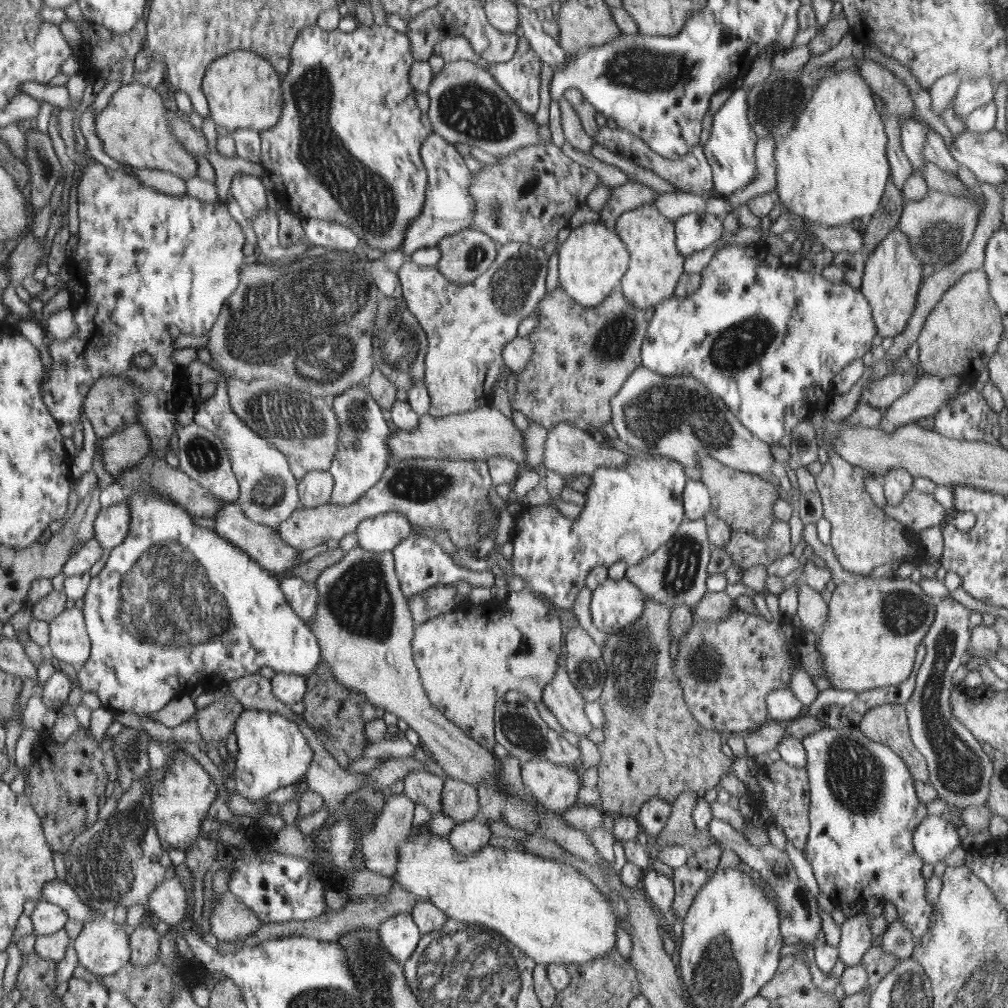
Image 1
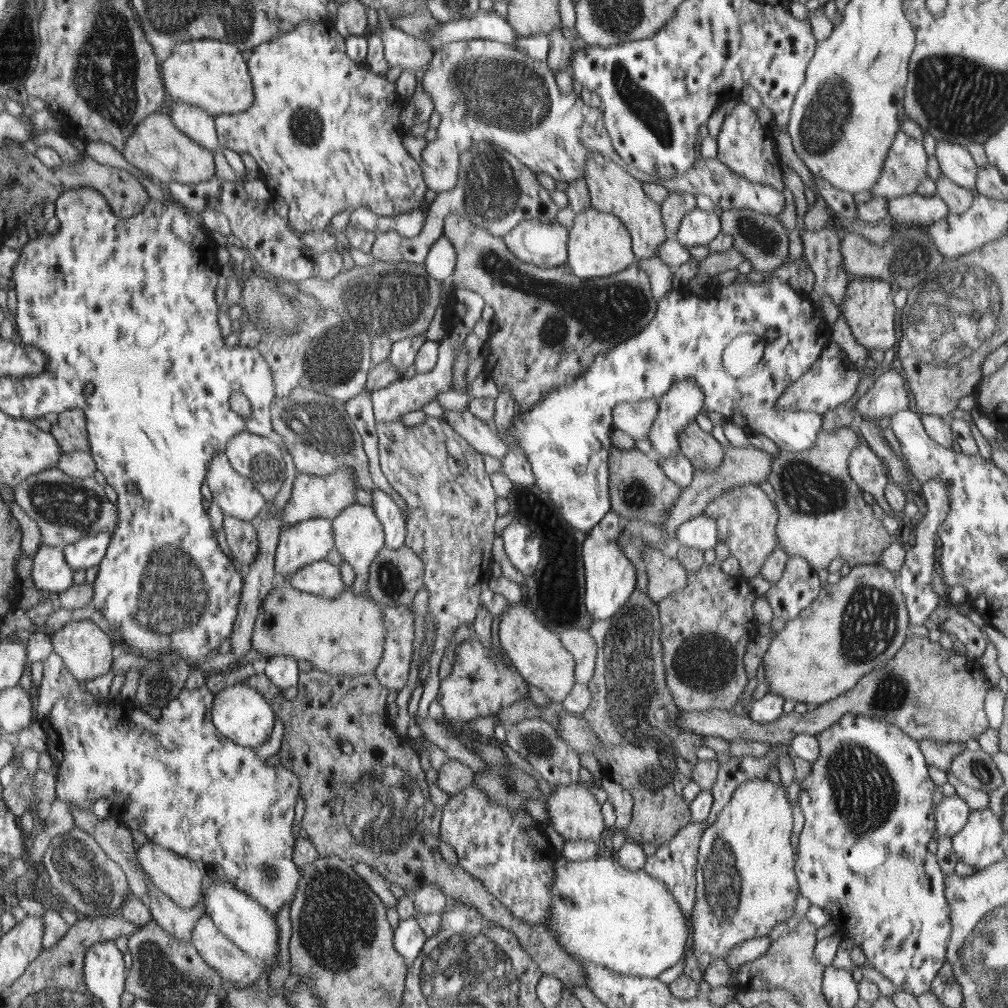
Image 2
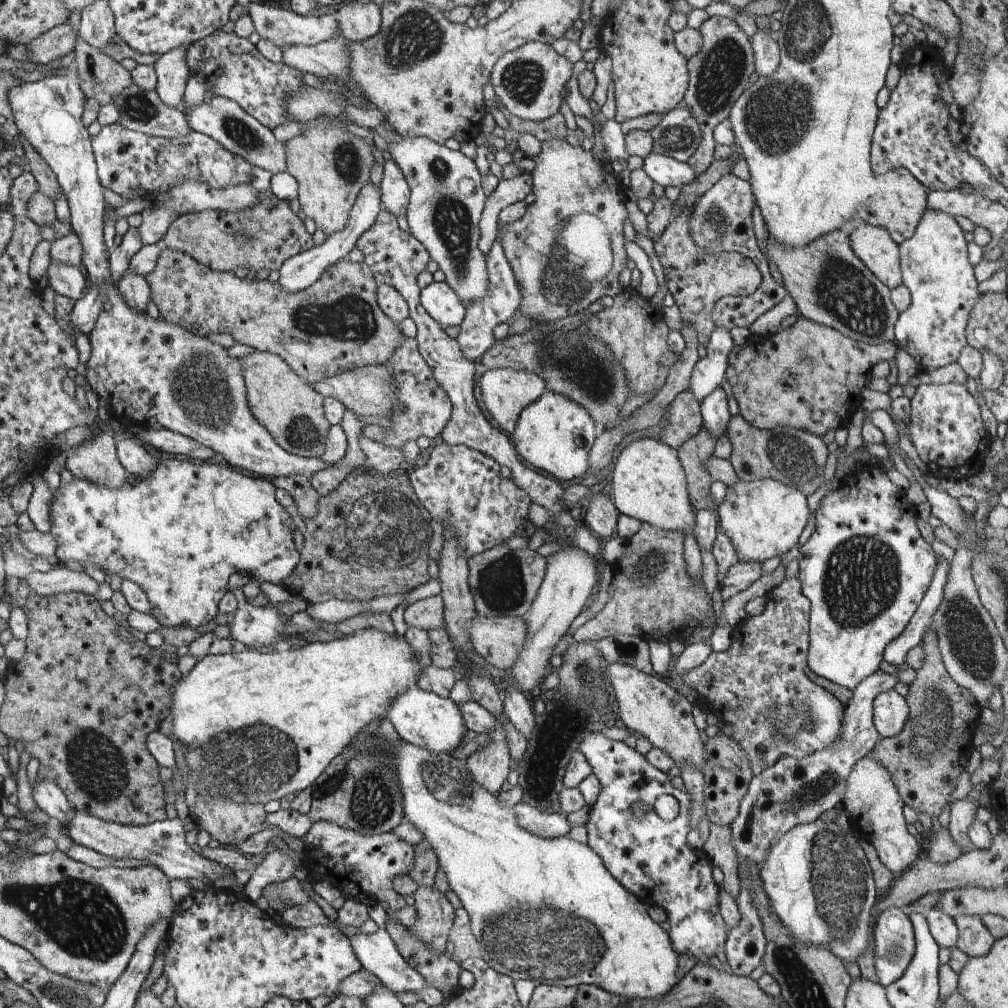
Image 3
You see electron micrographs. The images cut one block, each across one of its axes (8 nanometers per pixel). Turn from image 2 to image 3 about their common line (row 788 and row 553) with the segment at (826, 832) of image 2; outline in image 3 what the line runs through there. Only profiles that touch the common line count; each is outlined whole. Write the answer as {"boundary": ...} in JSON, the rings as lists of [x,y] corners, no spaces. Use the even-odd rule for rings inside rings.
{"boundary":[[[868,463],[862,466],[858,472],[852,472],[844,476],[836,490],[831,490],[820,501],[819,508],[814,512],[816,518],[815,530],[807,542],[799,549],[799,572],[797,579],[801,582],[802,592],[811,602],[809,614],[809,653],[807,661],[809,667],[816,674],[824,676],[828,680],[854,690],[855,686],[868,675],[879,670],[880,662],[883,659],[883,652],[886,645],[898,638],[902,631],[908,626],[912,615],[918,610],[921,600],[924,598],[928,587],[933,579],[937,567],[937,556],[932,545],[920,535],[916,520],[918,520],[917,506],[906,500],[906,491],[894,485],[886,471],[878,463]]]}

